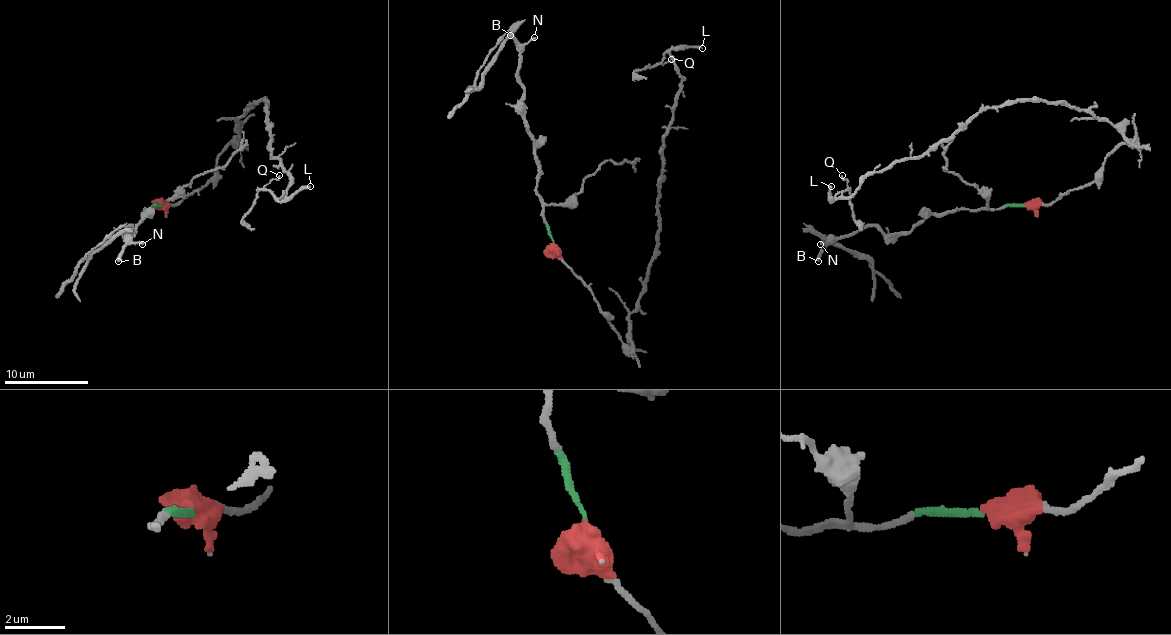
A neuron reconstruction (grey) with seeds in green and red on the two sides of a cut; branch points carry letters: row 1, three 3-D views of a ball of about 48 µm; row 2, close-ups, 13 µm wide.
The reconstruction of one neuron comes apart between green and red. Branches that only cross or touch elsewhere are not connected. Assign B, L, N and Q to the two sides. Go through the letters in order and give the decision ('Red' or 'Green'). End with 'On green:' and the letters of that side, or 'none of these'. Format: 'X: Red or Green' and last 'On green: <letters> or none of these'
B: Green
L: Red
N: Green
Q: Red
On green: B, N

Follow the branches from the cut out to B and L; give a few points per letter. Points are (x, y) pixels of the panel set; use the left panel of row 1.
B: (162, 204), (145, 209), (130, 234), (130, 226), (126, 232), (128, 242), (117, 261)
L: (162, 204), (176, 204), (214, 175), (257, 101), (265, 101), (271, 154), (288, 177), (278, 198), (309, 185)

